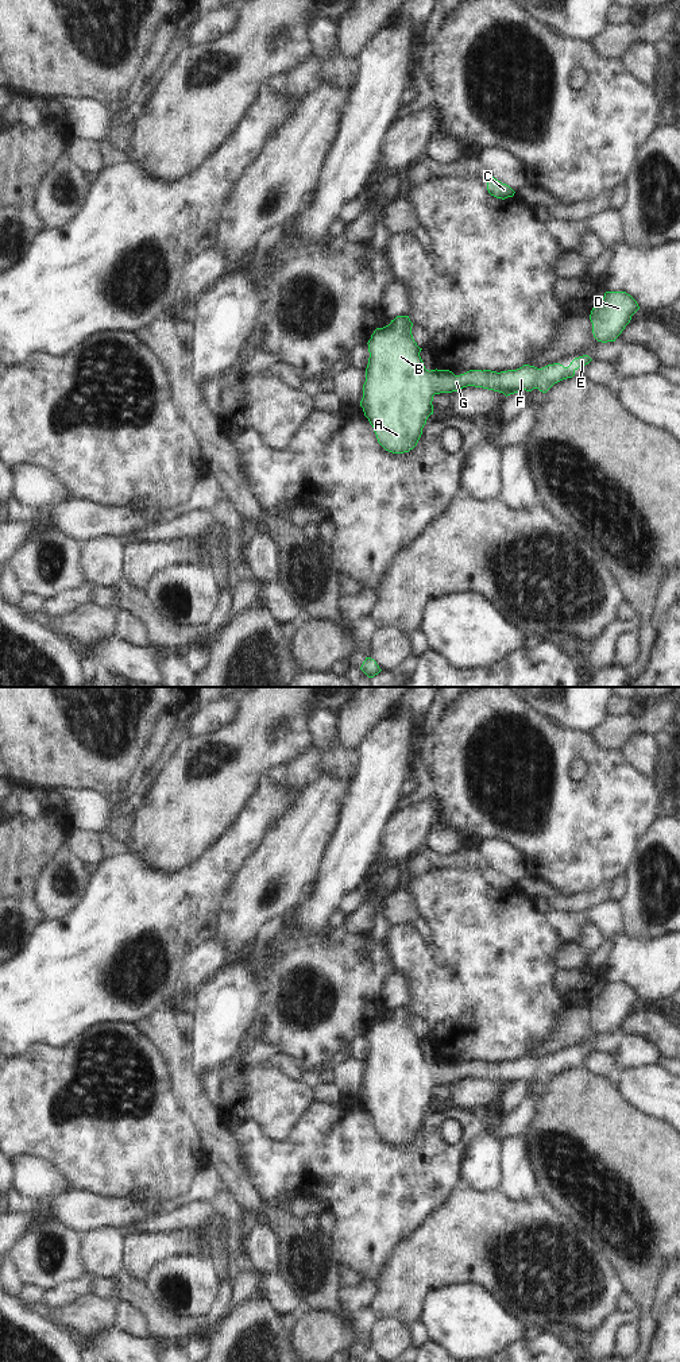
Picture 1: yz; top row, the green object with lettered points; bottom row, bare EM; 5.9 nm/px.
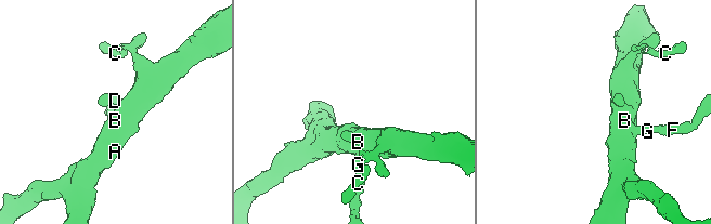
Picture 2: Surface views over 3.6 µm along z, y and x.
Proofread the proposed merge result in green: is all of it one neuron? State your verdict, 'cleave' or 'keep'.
keep

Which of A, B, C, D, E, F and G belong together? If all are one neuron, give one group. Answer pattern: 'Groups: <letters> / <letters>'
Groups: A B C D E F G

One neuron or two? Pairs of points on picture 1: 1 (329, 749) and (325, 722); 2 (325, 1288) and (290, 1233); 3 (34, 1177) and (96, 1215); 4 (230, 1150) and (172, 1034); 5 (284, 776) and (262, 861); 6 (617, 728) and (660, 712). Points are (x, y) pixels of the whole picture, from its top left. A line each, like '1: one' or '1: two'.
1: one
2: one
3: two
4: one
5: two
6: one

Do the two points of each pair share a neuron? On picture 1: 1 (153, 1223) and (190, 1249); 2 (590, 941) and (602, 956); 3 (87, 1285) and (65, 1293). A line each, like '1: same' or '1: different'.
1: different
2: different
3: same

